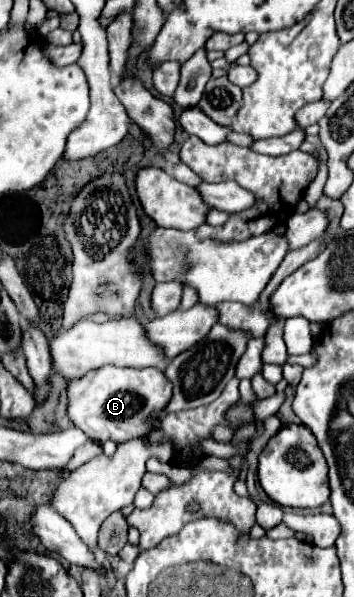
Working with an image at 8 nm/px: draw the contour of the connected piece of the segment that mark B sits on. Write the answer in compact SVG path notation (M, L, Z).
M108 365L98 371L88 371L84 377L68 383L68 417L92 441L104 443L112 439L114 443L122 443L130 437L146 435L170 397L172 385L160 369Z

